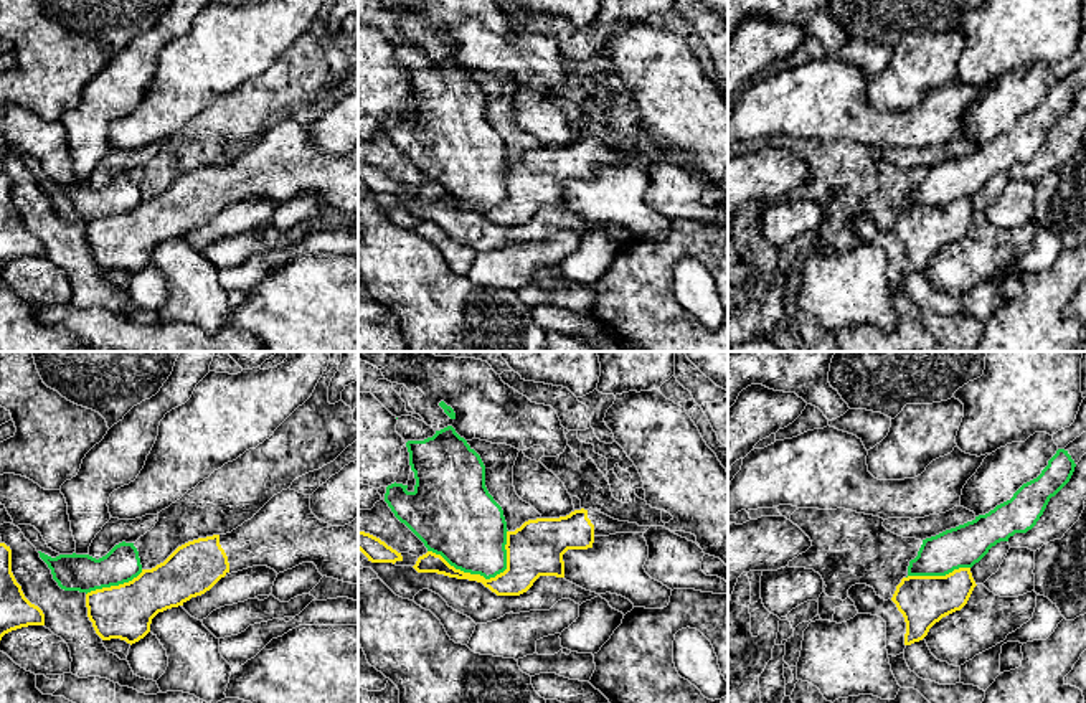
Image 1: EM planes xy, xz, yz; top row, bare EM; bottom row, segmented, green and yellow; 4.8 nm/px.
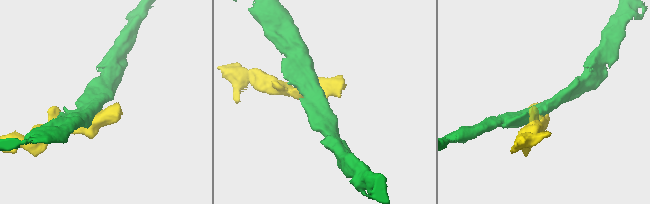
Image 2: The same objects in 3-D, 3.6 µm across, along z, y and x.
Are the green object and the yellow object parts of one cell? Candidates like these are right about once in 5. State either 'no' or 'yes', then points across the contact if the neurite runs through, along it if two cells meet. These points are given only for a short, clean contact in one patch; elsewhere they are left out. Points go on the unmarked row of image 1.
no

